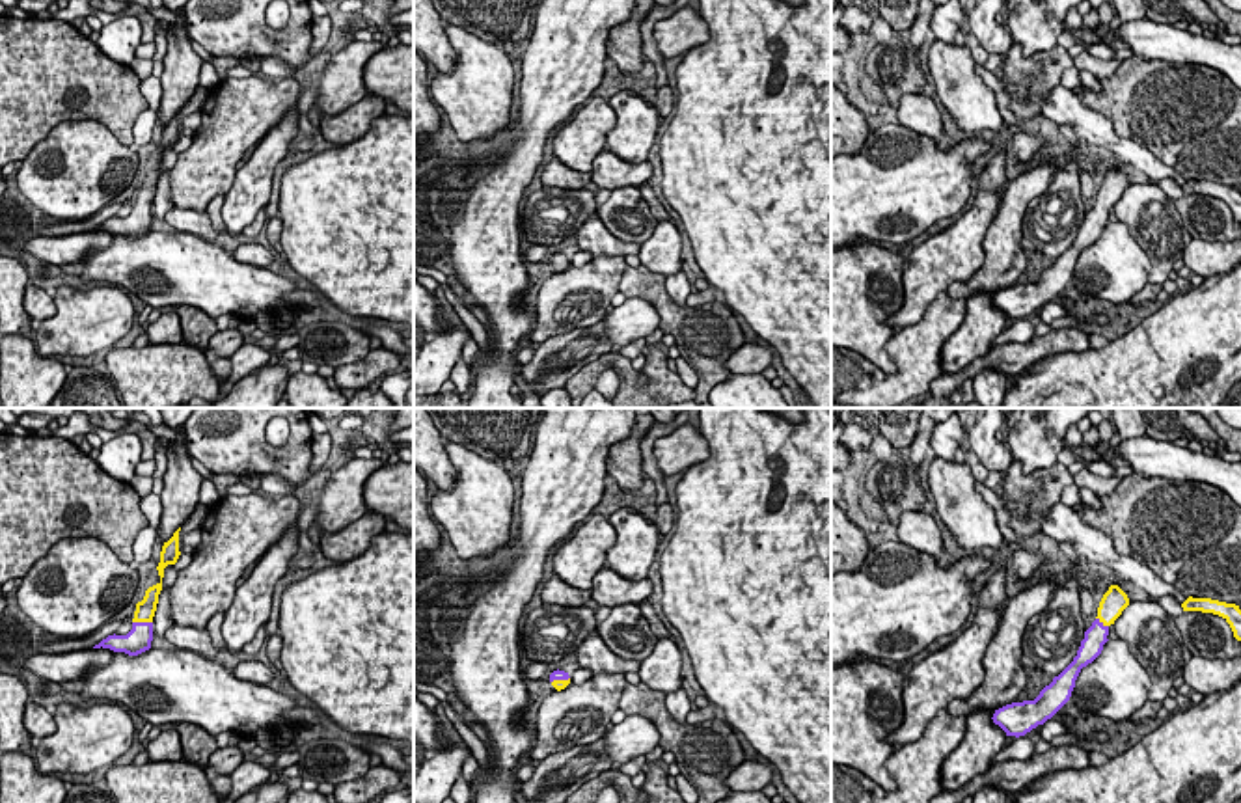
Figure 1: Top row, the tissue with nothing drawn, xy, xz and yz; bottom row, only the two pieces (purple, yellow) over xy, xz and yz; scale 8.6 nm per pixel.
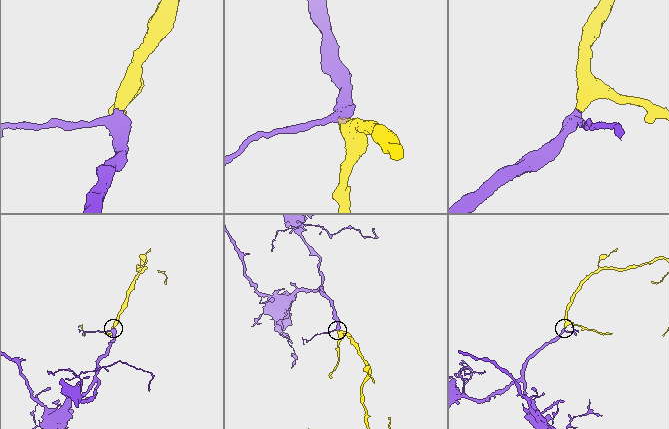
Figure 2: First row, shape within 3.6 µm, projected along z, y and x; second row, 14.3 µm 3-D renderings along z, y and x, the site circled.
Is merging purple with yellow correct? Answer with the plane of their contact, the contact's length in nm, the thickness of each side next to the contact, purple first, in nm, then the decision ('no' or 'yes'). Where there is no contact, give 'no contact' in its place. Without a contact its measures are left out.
contact in xy; length 180 nm; calibres 220 and 160 nm; yes

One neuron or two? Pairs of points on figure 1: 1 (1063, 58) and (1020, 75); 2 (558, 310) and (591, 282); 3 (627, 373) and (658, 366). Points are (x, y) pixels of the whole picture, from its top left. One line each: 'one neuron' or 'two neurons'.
1: one neuron
2: one neuron
3: one neuron

